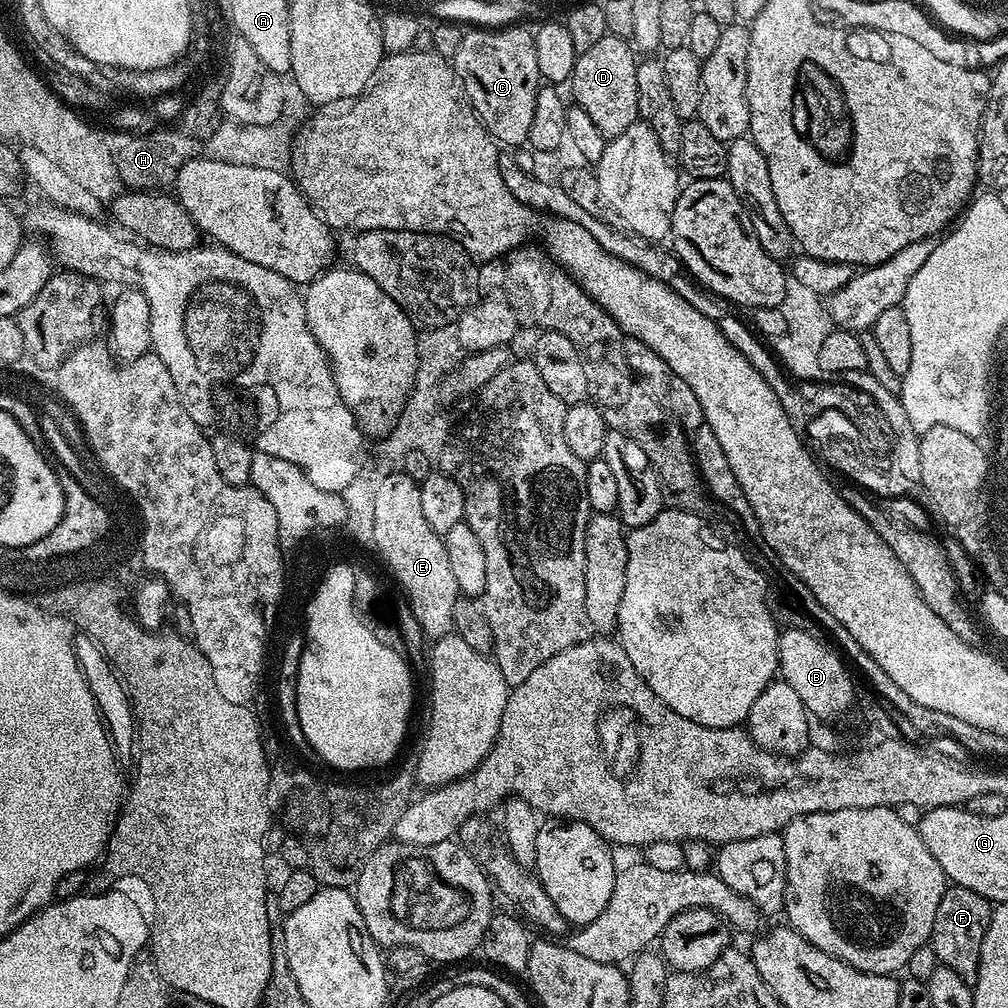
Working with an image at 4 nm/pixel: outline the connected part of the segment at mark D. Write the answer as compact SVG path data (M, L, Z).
M611 34L598 38L590 50L579 53L573 66L570 87L575 107L586 110L594 126L606 138L622 134L638 120L637 53L625 37Z

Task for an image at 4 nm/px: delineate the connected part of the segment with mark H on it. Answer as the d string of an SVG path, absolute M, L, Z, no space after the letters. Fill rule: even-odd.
M164 126L150 133L117 131L112 137L107 137L106 143L112 150L118 178L124 183L125 189L133 192L164 192L171 189L182 166L201 155L201 141L184 132L175 132L172 128L175 127Z

